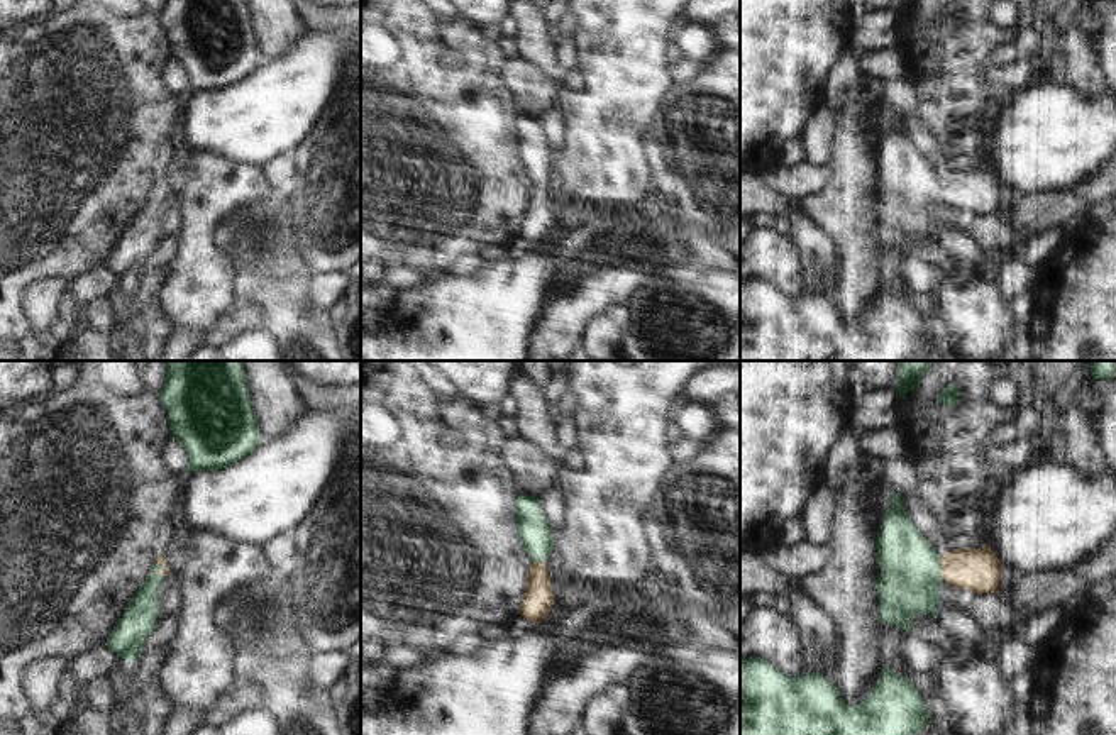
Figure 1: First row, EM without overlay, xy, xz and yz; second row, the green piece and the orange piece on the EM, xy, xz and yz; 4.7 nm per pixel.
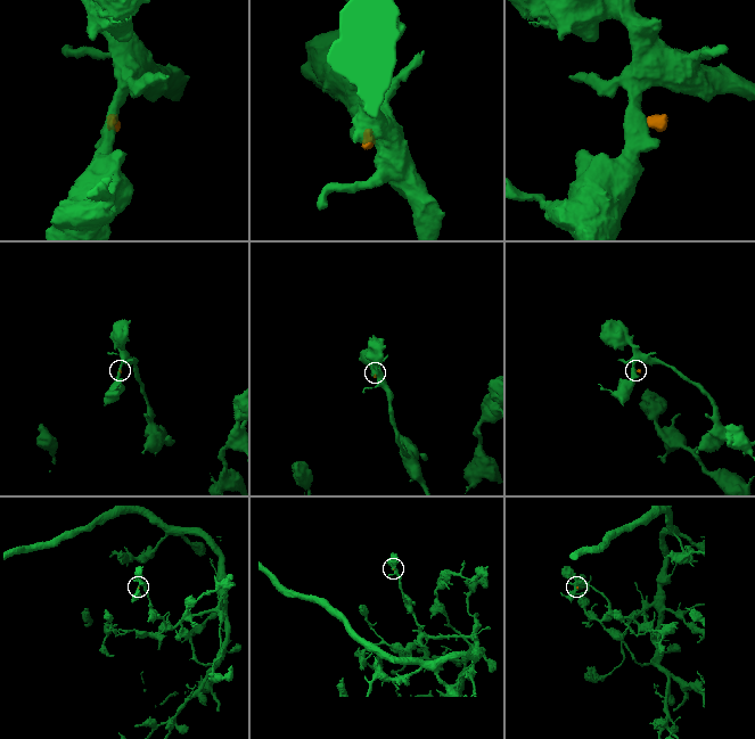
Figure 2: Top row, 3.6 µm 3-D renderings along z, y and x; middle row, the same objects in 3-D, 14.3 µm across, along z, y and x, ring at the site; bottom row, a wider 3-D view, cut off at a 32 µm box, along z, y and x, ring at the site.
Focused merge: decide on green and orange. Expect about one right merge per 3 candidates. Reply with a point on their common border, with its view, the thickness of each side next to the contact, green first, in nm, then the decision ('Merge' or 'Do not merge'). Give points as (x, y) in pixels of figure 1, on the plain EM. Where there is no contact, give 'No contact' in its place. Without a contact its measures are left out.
Touches green at xy (161, 188). Thickness 150 nm (green) against 40 nm. Merge

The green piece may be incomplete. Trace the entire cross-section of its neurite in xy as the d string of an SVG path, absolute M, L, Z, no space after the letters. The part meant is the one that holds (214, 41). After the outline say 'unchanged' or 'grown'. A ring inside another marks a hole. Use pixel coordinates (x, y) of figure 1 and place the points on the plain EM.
M164 0L159 24L168 32L171 58L188 75L188 93L220 91L240 81L262 64L246 0Z | unchanged

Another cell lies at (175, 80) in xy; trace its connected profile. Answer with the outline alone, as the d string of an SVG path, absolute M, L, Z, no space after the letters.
M173 58L161 69L161 83L176 98L188 95L188 75Z

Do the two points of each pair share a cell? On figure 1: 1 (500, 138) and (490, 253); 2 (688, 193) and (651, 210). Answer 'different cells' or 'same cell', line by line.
1: different cells
2: different cells

